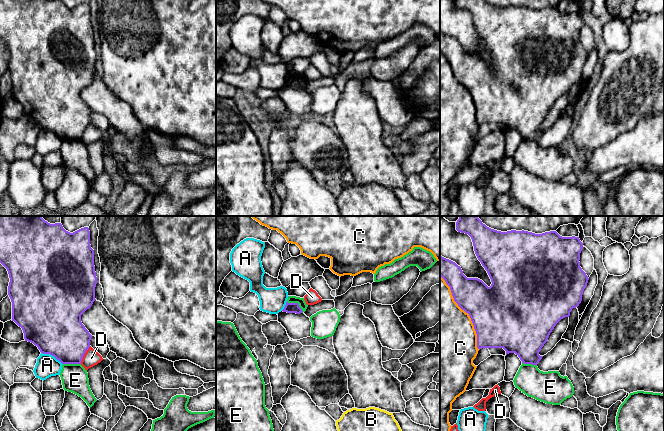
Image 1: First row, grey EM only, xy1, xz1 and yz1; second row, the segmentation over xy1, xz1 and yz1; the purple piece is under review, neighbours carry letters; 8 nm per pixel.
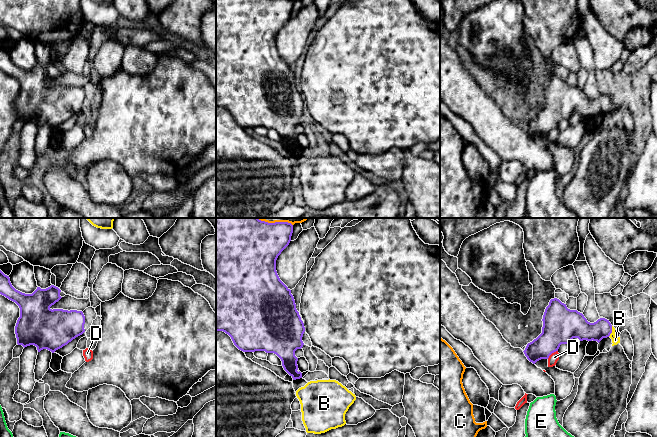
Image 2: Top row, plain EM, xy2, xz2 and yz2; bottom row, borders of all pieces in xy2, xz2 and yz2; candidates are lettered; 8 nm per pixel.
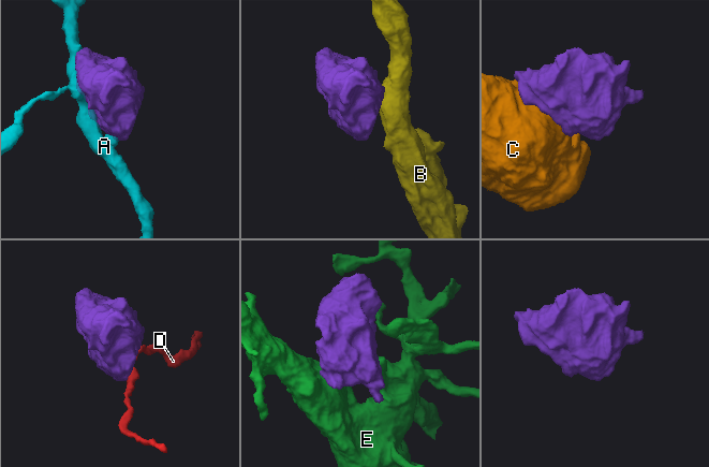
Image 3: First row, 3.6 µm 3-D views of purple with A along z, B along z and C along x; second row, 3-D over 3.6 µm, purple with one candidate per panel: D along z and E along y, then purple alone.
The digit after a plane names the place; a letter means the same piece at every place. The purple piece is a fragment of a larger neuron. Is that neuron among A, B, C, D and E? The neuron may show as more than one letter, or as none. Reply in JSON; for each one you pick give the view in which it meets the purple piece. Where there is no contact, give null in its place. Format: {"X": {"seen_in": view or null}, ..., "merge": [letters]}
{"B": {"seen_in": "yz2"}, "merge": ["B"]}

